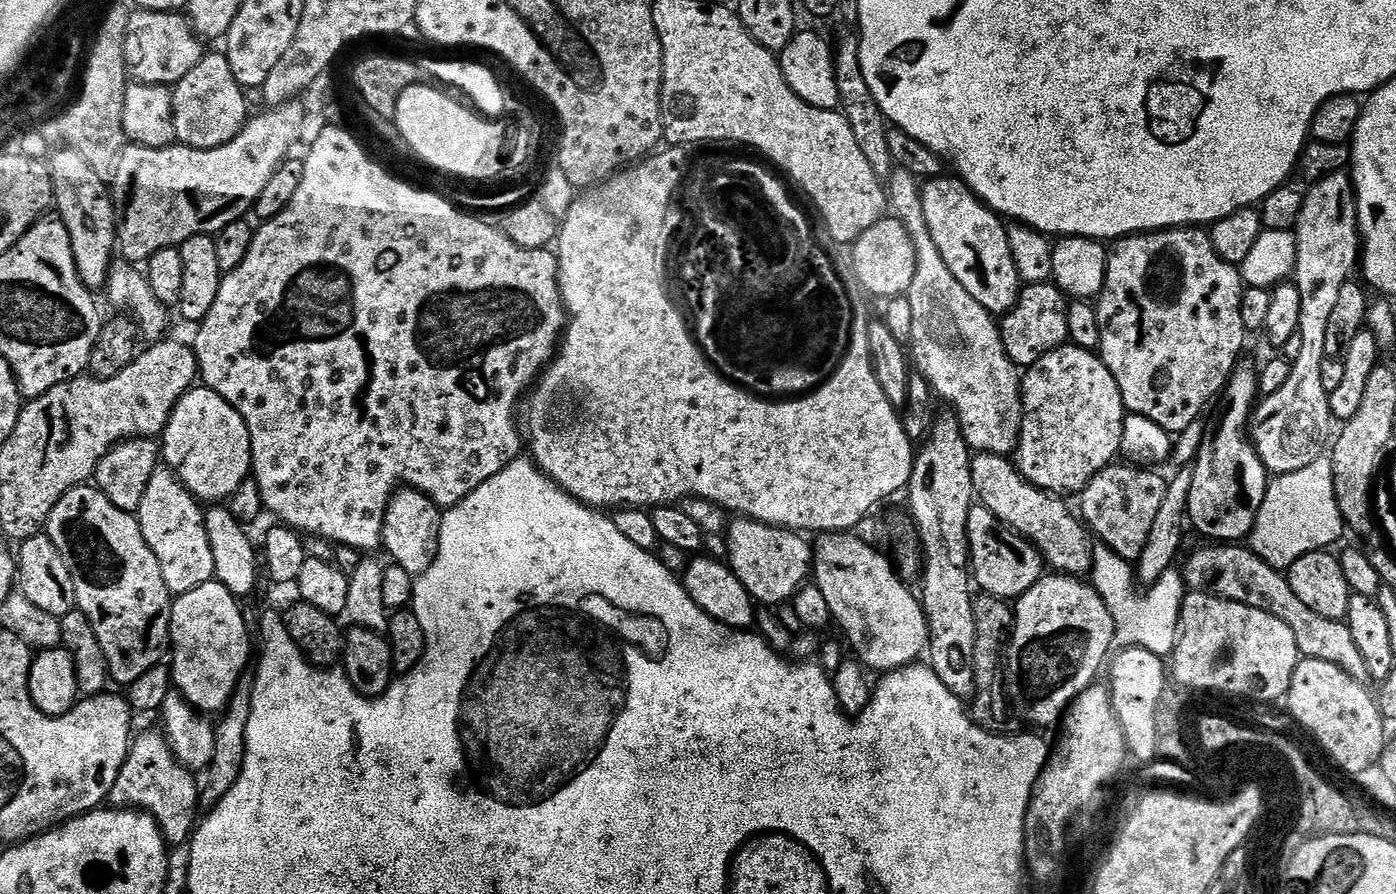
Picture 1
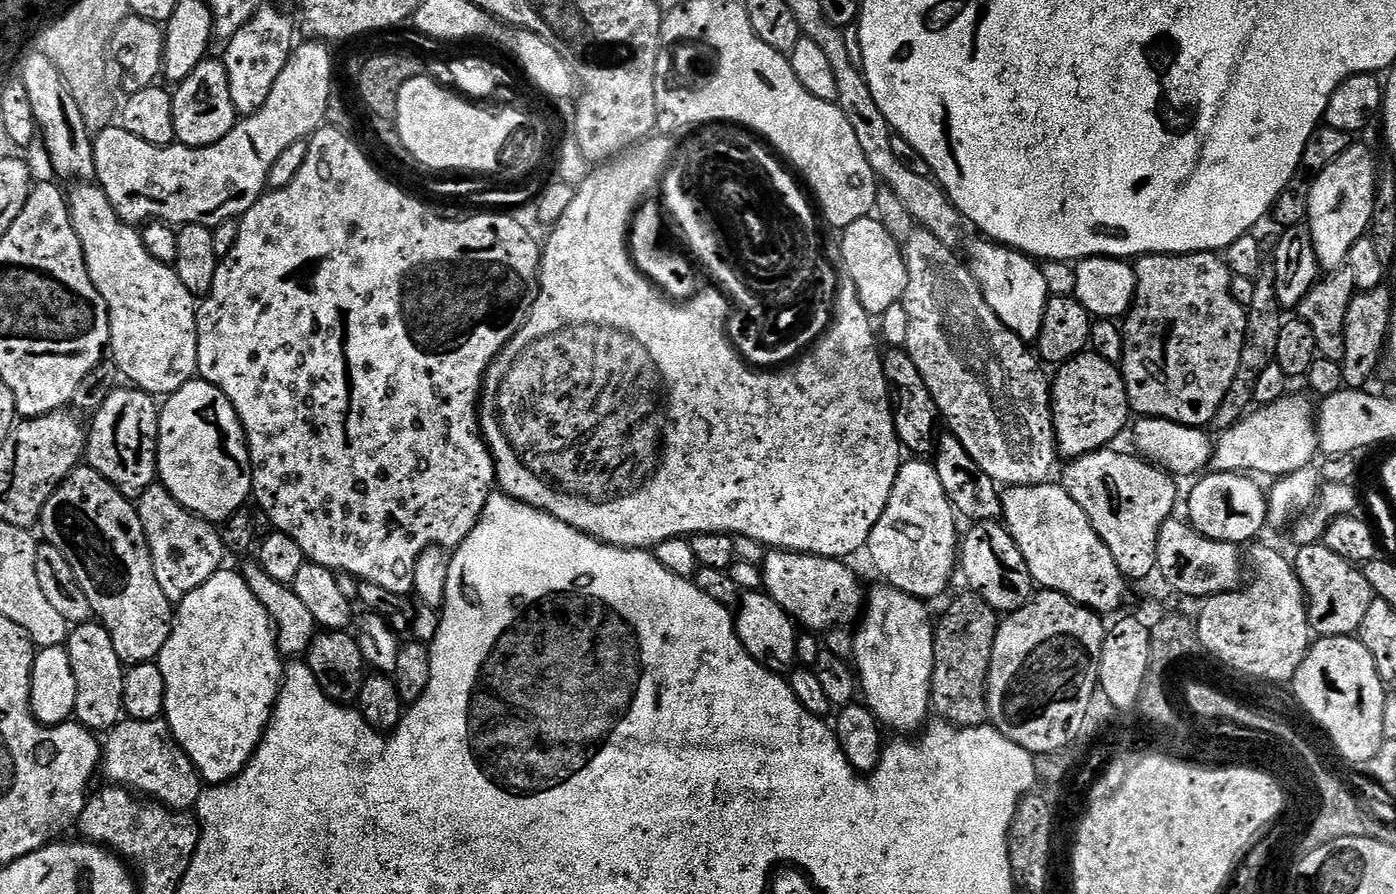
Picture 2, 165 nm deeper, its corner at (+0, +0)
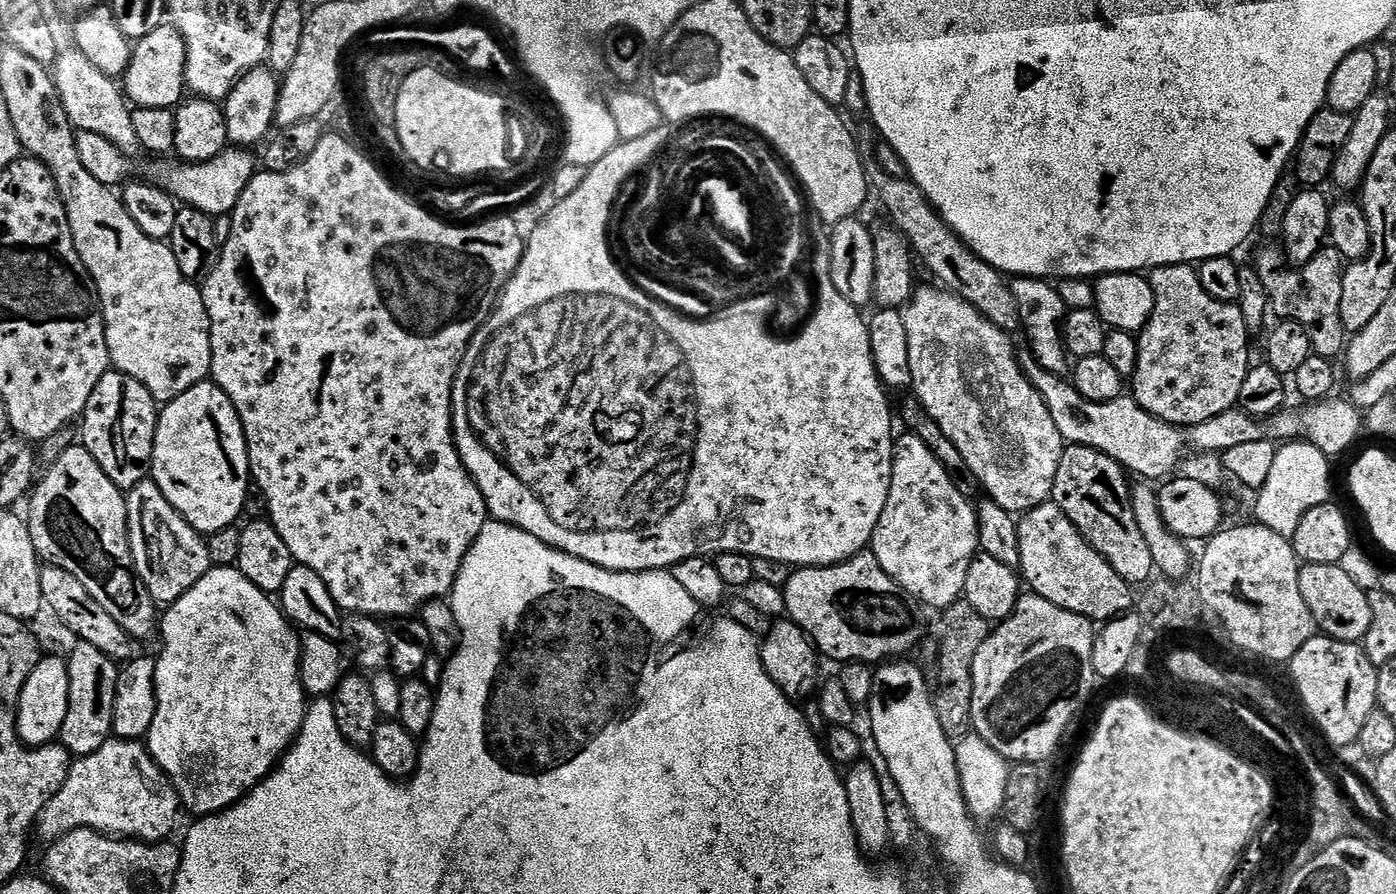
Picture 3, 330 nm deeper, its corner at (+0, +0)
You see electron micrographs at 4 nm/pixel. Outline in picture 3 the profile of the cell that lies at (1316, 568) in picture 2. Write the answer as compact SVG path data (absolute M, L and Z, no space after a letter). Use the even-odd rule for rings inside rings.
M1305 563L1300 570L1300 589L1302 598L1306 598L1306 606L1312 611L1315 627L1323 635L1344 643L1363 641L1372 621L1368 592L1339 564Z

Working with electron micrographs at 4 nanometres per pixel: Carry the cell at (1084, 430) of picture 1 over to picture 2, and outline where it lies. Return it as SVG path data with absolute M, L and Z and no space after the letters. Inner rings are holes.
M1085 350L1073 360L1059 365L1055 372L1050 387L1057 453L1064 458L1075 458L1109 447L1112 439L1130 424L1123 371L1117 365L1106 362L1106 358Z

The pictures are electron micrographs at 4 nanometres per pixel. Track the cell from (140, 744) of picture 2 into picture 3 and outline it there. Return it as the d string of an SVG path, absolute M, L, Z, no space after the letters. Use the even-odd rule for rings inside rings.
M113 738L89 756L73 759L66 782L54 794L38 821L38 832L48 842L60 839L79 828L92 828L95 832L111 834L117 838L131 838L141 842L164 842L176 828L176 819L182 813L180 794L169 780L160 763L152 757L147 743L140 740Z

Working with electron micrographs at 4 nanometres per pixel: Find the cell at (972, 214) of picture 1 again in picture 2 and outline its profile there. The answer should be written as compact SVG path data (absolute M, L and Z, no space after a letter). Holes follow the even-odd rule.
M987 238L979 239L972 244L970 267L990 310L994 310L994 314L998 314L998 318L1011 332L1018 334L1020 340L1035 342L1040 337L1049 298L1041 265L1033 257L1009 248L1007 244L998 244Z

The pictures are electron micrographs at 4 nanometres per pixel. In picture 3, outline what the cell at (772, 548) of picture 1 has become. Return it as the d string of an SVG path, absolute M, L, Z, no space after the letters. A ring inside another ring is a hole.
M871 550L843 560L840 564L800 566L783 585L787 615L803 632L808 633L813 644L825 657L842 662L860 661L873 666L883 665L897 658L907 657L924 640L922 605L906 591L878 562Z

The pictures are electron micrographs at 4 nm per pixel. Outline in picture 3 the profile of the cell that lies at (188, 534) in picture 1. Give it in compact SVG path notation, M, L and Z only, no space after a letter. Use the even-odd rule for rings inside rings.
M146 479L135 489L144 498L144 509L139 521L145 527L143 534L149 544L148 555L153 558L146 572L148 589L157 605L167 606L178 602L178 598L182 598L182 594L193 588L213 567L208 541L180 511L170 506L166 494L162 494L155 480Z

